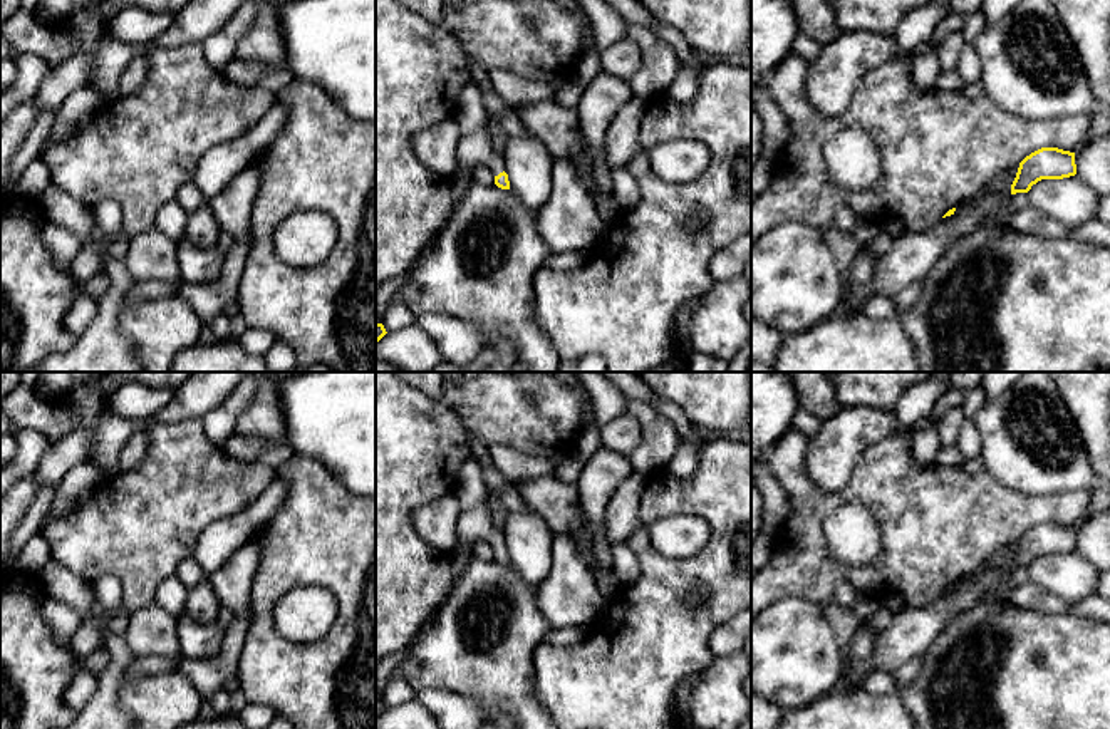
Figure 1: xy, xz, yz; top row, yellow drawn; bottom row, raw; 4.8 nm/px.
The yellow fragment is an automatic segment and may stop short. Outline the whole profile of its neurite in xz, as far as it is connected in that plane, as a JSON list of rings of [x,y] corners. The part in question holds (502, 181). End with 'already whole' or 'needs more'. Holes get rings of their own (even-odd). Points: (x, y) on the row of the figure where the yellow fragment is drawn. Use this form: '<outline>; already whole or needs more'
[[[488,124],[478,127],[468,136],[461,136],[456,146],[456,159],[461,164],[476,168],[486,166],[495,176],[495,184],[501,189],[510,189],[508,174],[505,173],[503,158],[498,156],[491,147],[491,136],[488,132]]]; needs more

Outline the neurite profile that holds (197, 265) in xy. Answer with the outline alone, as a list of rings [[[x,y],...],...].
[[[181,238],[176,243],[181,280],[186,283],[210,285],[218,282],[225,253],[216,246],[201,248]]]

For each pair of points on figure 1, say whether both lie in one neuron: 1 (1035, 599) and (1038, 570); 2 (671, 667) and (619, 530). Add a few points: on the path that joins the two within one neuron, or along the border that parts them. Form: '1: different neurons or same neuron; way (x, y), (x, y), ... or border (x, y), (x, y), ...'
1: different neurons; border (1030, 580), (1068, 604)
2: different neurons; border (639, 503), (639, 525), (624, 540)

